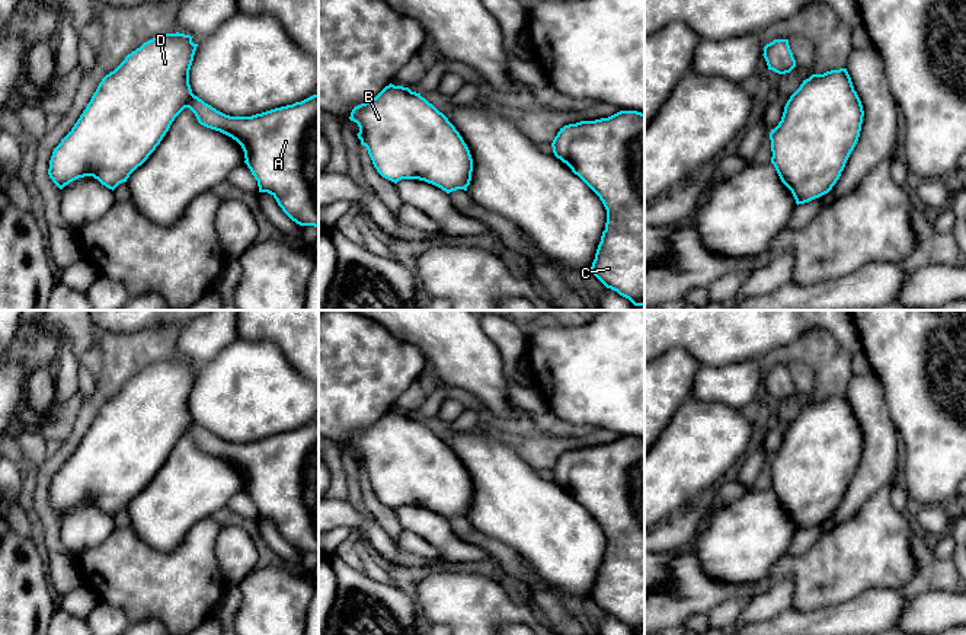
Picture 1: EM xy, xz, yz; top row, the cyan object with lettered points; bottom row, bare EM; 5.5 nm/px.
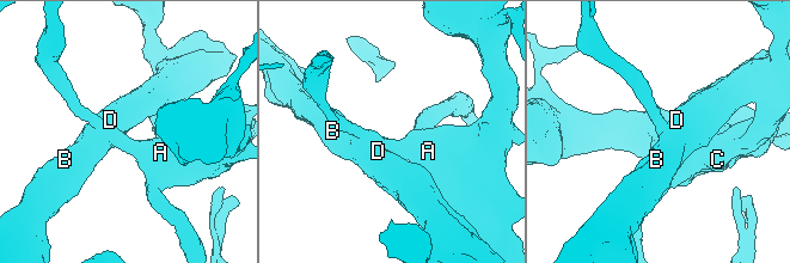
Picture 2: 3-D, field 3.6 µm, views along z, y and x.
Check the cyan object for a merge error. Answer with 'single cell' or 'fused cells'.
single cell

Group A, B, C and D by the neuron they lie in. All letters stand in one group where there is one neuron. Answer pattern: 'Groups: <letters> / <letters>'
Groups: A B C D

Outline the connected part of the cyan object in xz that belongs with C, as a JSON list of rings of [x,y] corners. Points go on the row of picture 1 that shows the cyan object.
[[[620,111],[608,118],[564,125],[554,137],[551,147],[554,156],[599,197],[607,210],[605,230],[591,272],[607,288],[628,299],[634,306],[644,306],[644,114]]]

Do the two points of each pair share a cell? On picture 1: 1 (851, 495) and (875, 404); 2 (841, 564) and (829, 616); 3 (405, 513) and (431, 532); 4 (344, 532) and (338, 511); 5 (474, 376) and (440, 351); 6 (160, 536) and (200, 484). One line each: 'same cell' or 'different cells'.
1: same cell
2: different cells
3: same cell
4: different cells
5: same cell
6: same cell

